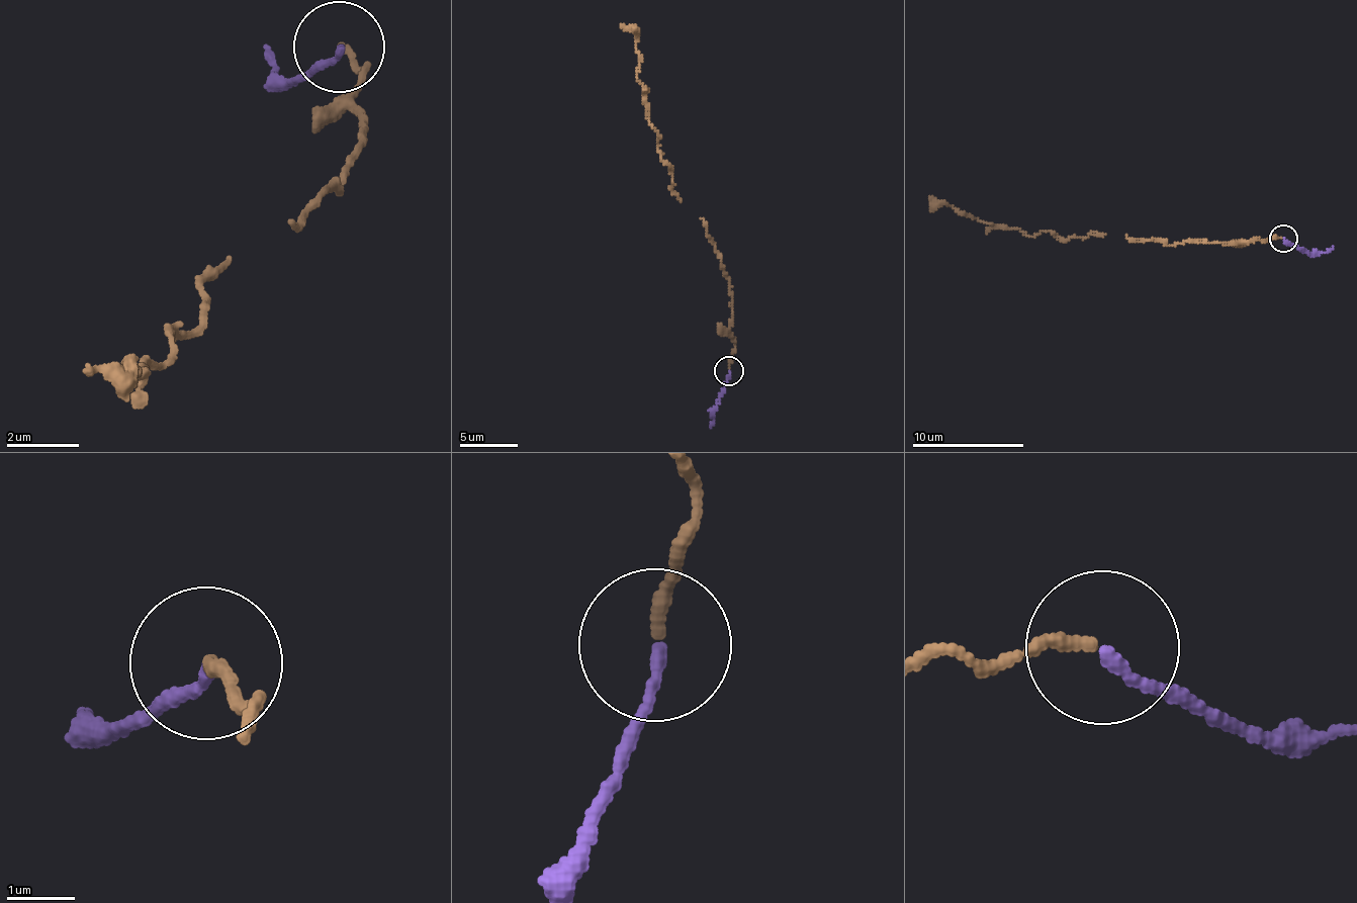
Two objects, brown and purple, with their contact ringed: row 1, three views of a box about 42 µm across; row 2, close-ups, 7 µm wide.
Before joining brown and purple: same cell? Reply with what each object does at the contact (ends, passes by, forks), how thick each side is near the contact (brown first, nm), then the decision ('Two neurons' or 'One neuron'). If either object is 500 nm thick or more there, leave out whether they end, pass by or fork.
At the ring brown ends. At the ring purple ends. Thickness 180 nm (brown) against 180 nm. Two neurons

